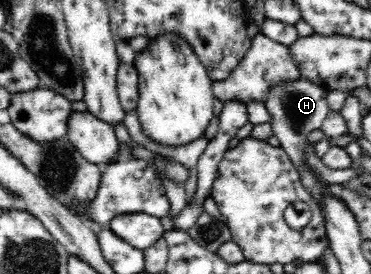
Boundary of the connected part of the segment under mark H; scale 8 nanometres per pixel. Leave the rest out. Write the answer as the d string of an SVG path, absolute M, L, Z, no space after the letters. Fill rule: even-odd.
M297 77L296 80L281 82L271 86L269 93L266 94L265 105L270 113L270 125L273 135L280 141L281 149L292 160L294 166L300 174L301 182L307 187L307 190L315 197L317 204L322 207L320 200L320 182L316 176L312 176L312 172L304 166L305 147L307 138L312 134L312 131L321 129L328 113L328 92L322 87L310 82L304 77Z

